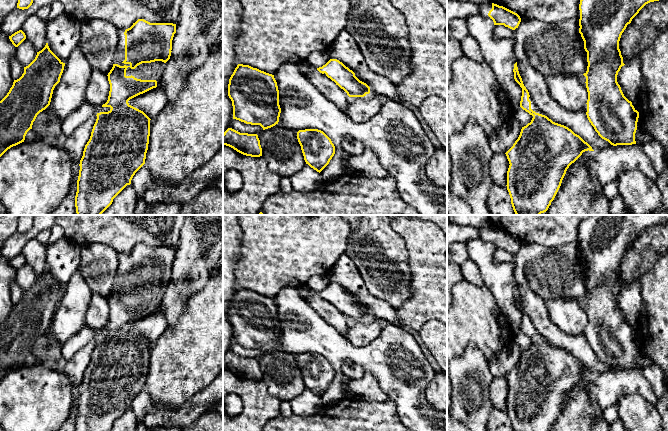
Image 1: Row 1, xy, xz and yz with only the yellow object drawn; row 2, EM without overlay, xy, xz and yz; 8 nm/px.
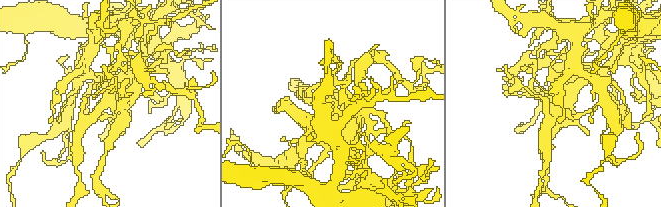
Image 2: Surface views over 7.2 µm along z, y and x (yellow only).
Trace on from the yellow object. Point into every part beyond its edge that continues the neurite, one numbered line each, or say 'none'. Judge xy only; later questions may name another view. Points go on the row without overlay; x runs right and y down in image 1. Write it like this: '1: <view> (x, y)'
1: xy (119, 280)
2: xy (146, 295)
3: xy (86, 334)

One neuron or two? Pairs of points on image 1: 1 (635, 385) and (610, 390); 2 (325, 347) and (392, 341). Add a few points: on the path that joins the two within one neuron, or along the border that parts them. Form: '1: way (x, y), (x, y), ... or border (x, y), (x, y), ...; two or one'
1: way (629, 385), (616, 385); one
2: way (342, 350), (350, 353), (375, 353); one

